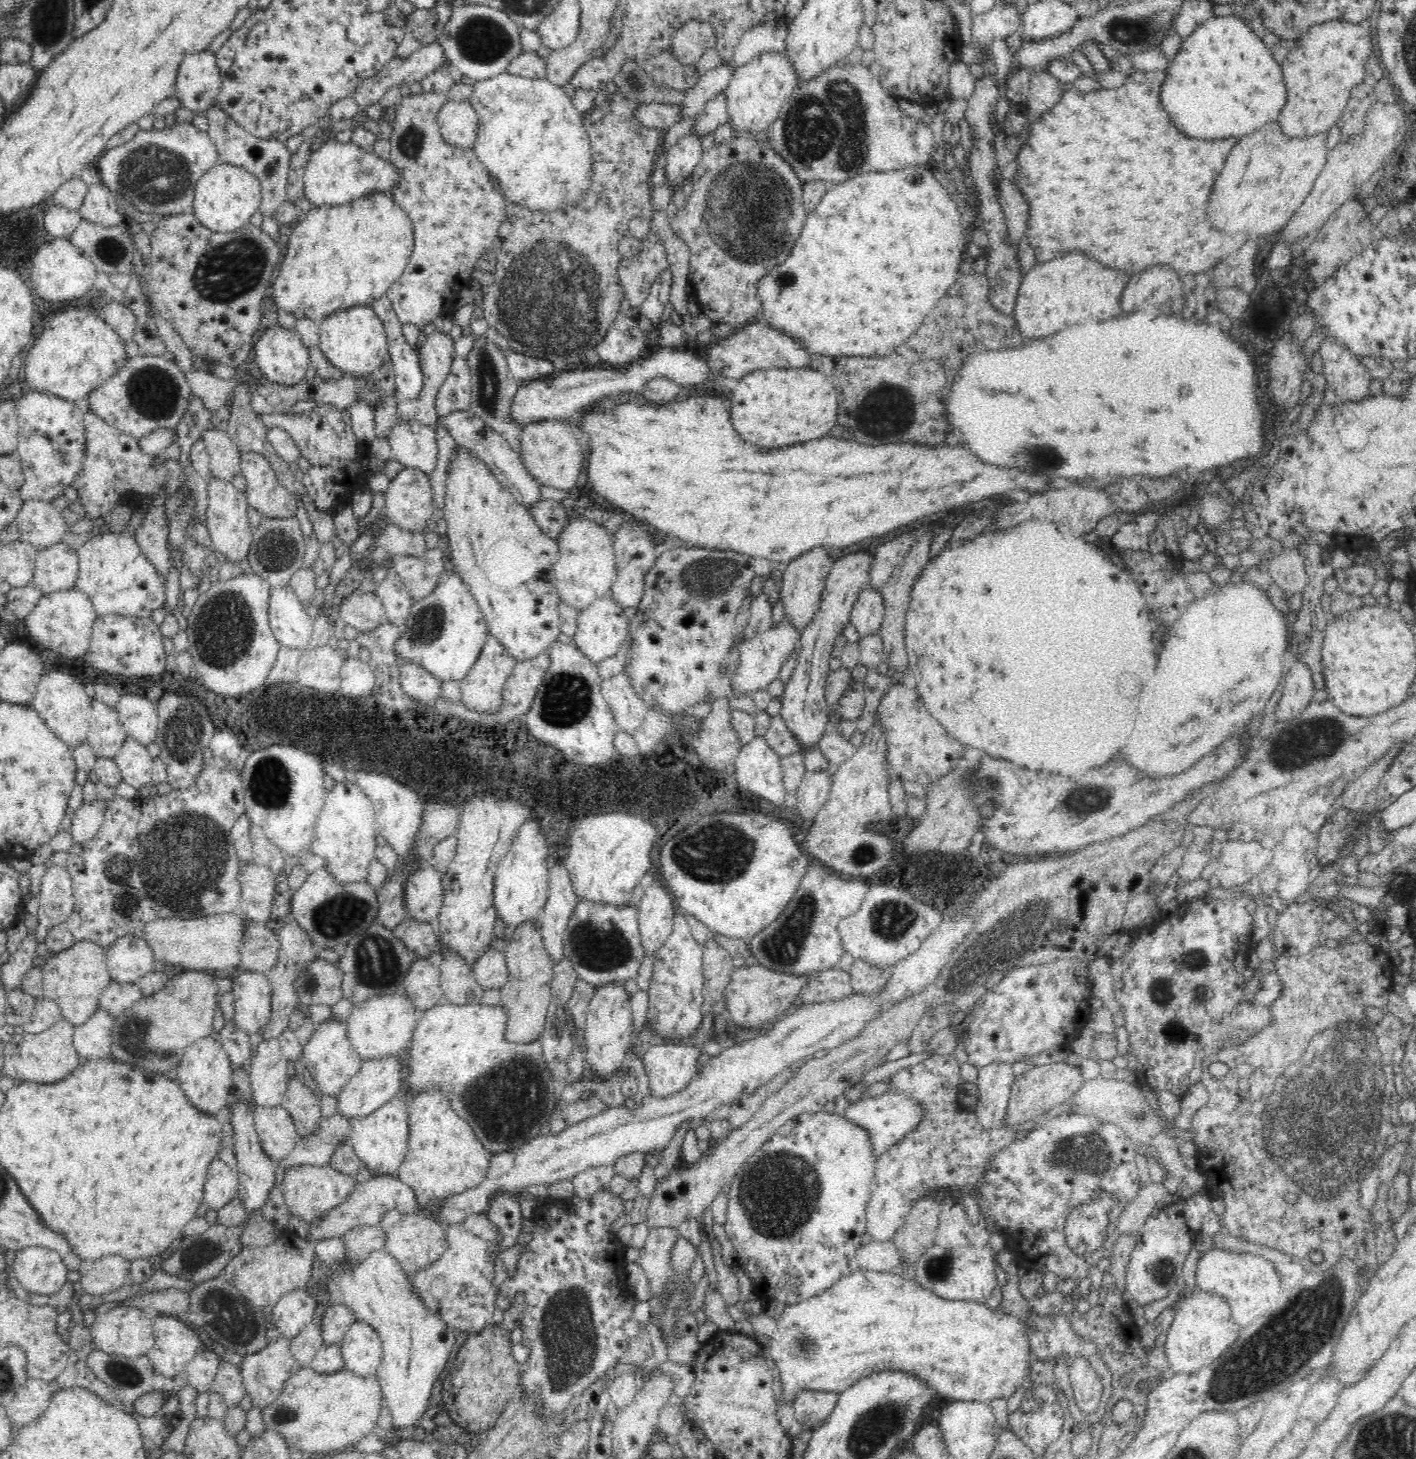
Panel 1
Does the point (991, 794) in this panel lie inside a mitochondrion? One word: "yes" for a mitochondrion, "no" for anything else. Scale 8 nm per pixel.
yes

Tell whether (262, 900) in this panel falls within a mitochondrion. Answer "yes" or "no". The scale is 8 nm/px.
no

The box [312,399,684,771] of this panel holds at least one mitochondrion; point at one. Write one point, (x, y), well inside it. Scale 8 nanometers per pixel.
(567, 699)

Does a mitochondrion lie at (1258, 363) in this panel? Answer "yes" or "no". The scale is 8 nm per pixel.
no

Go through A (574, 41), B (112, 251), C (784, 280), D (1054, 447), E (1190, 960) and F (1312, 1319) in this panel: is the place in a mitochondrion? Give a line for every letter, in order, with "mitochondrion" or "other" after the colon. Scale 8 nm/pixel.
A: other
B: mitochondrion
C: mitochondrion
D: mitochondrion
E: mitochondrion
F: mitochondrion

